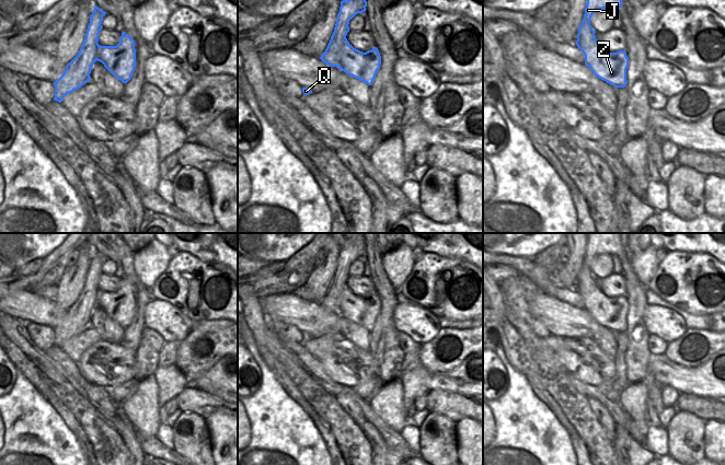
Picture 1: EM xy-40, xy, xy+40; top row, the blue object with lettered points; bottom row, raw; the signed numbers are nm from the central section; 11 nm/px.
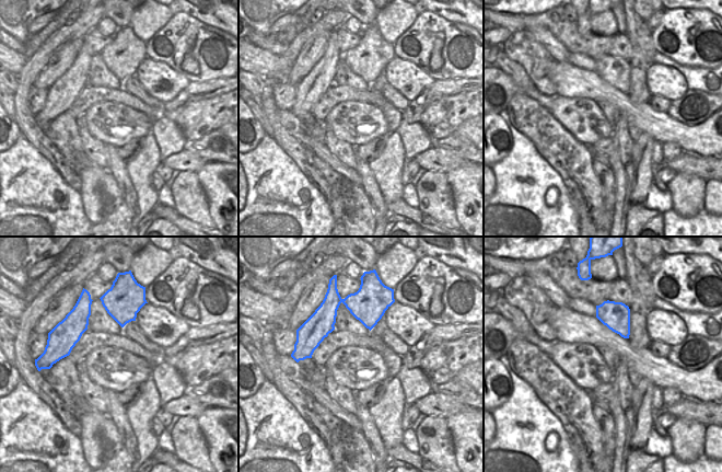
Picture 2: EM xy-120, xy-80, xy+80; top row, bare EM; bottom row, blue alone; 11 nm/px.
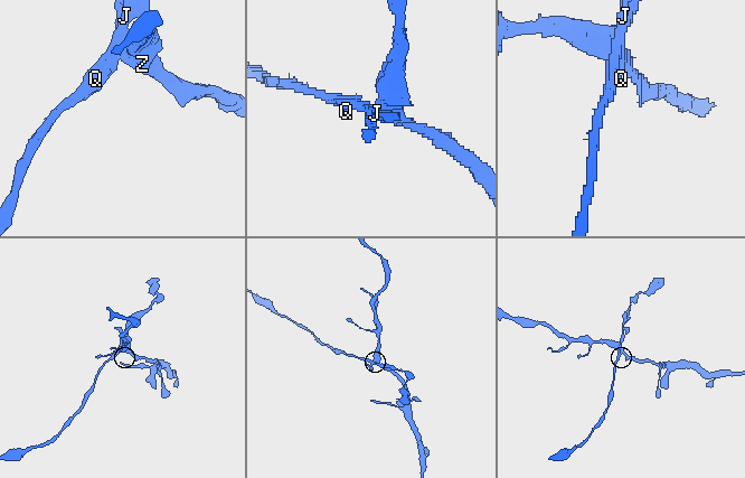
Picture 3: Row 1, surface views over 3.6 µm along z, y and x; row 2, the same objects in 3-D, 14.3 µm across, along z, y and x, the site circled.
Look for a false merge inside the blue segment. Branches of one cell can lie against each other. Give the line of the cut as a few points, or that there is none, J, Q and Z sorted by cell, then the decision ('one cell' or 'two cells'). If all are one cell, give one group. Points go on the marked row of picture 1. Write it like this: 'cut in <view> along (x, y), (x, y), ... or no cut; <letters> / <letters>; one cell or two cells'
cut in xy along (345, 36), (338, 46), (340, 68); J Q / Z; two cells

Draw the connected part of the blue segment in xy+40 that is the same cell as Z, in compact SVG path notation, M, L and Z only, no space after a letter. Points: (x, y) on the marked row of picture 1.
M583 19L577 35L584 49L585 65L590 68L592 73L614 88L626 86L629 67L626 51L606 51L596 39L595 31L586 19Z

